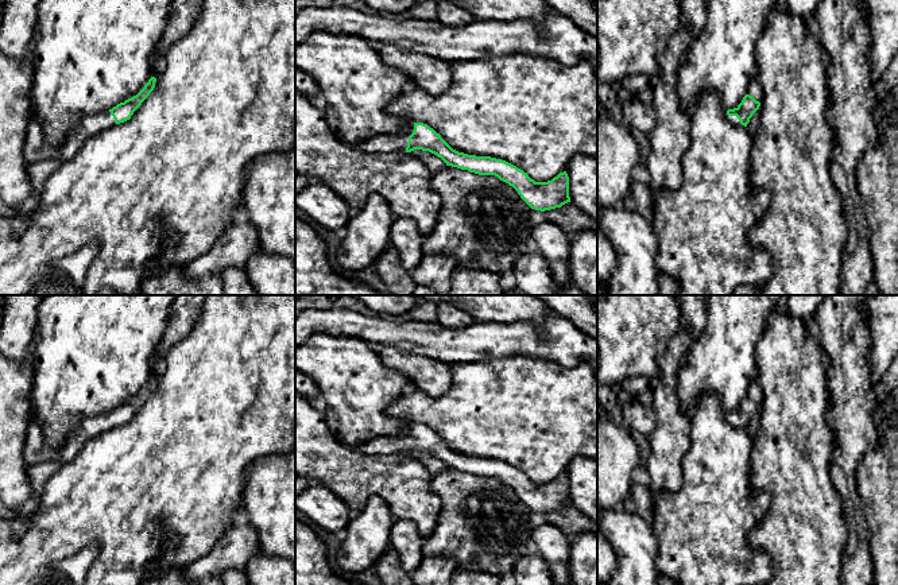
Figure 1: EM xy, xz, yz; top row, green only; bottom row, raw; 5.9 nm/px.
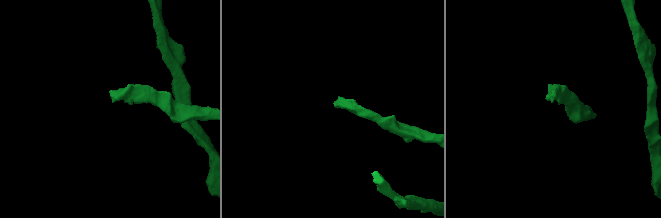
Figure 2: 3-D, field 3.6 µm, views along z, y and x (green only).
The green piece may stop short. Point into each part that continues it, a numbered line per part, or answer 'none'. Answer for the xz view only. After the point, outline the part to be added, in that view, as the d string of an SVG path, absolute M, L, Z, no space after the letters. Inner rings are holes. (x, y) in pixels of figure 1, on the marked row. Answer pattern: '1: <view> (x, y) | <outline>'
1: xz (398, 140) | M409 121L400 131L394 133L376 135L355 147L364 152L390 152L405 151L409 143L409 136L414 131L414 121Z

